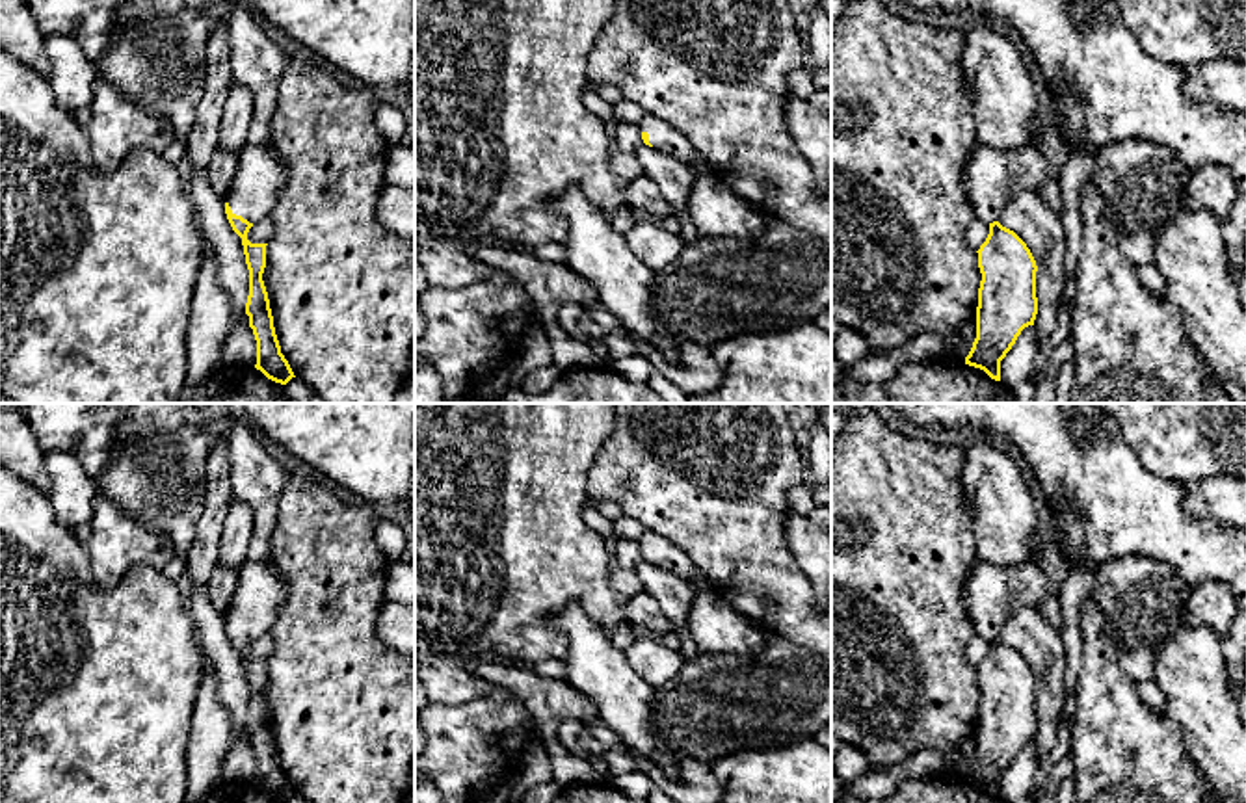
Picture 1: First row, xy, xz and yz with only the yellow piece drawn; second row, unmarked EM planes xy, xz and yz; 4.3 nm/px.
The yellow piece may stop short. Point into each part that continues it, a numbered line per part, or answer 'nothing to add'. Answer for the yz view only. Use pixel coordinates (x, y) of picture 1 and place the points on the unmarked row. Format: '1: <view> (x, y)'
1: yz (992, 593)

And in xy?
1: xy (259, 593)

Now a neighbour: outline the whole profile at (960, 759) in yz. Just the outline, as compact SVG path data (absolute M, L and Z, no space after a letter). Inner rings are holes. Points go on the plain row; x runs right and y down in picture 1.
M976 732L960 744L952 753L945 755L945 768L961 777L969 771L973 758L976 755Z

